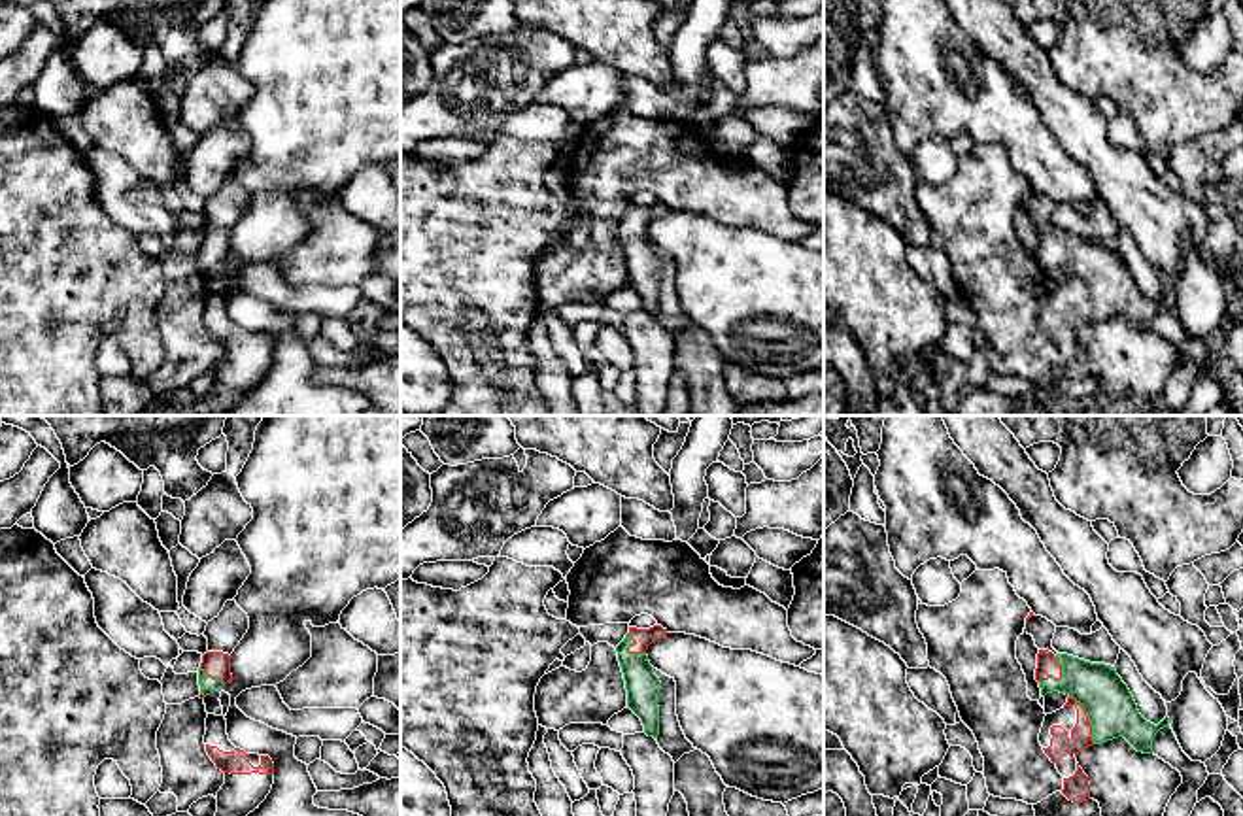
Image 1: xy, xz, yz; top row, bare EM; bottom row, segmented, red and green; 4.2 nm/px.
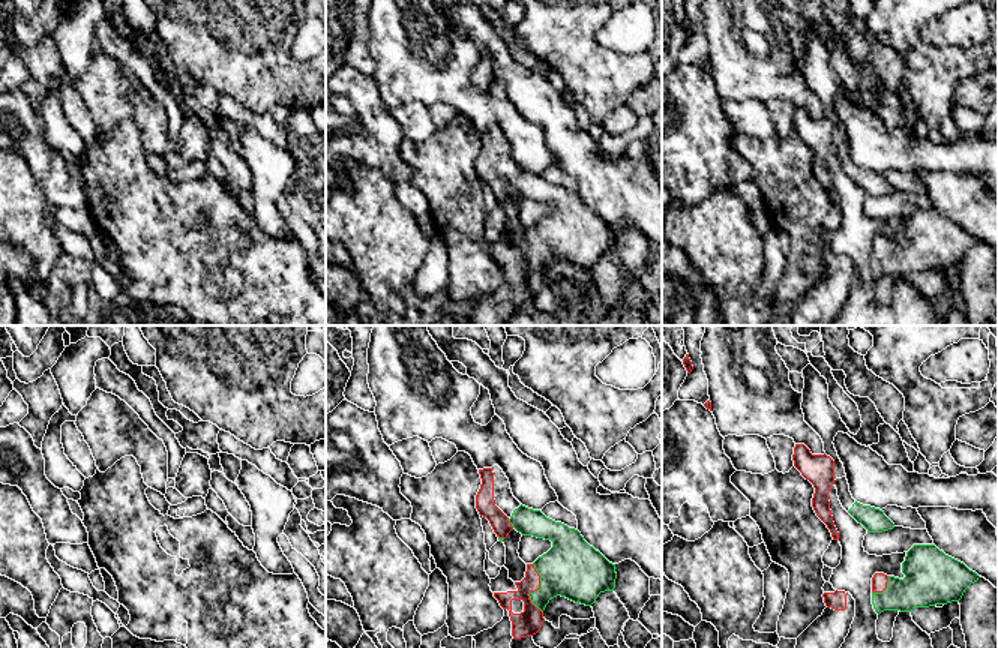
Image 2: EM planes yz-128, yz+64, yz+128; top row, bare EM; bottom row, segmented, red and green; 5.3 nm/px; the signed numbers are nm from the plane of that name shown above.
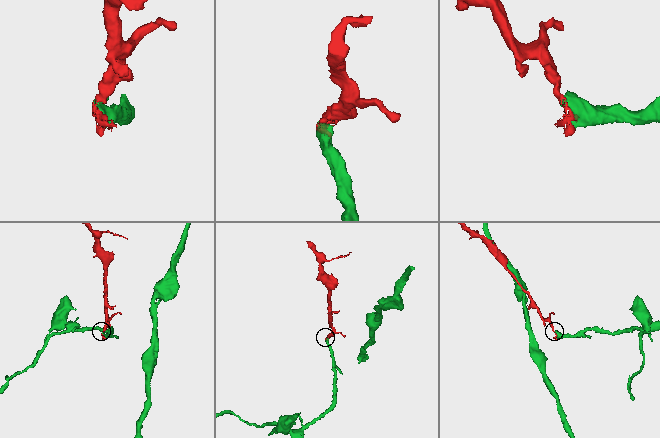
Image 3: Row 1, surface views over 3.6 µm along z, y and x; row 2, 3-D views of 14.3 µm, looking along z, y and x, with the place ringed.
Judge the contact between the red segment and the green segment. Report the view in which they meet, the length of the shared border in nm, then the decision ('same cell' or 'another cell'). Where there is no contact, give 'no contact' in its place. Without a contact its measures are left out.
yz | 240 nm | same cell

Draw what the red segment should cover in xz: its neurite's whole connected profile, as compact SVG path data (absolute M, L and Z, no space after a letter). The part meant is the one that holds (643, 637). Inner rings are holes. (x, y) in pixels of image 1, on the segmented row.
M661 625L650 629L629 627L625 638L616 646L627 689L627 706L640 718L644 733L654 739L659 735L657 693L661 682L654 674L646 650L652 642L665 637L667 629Z

